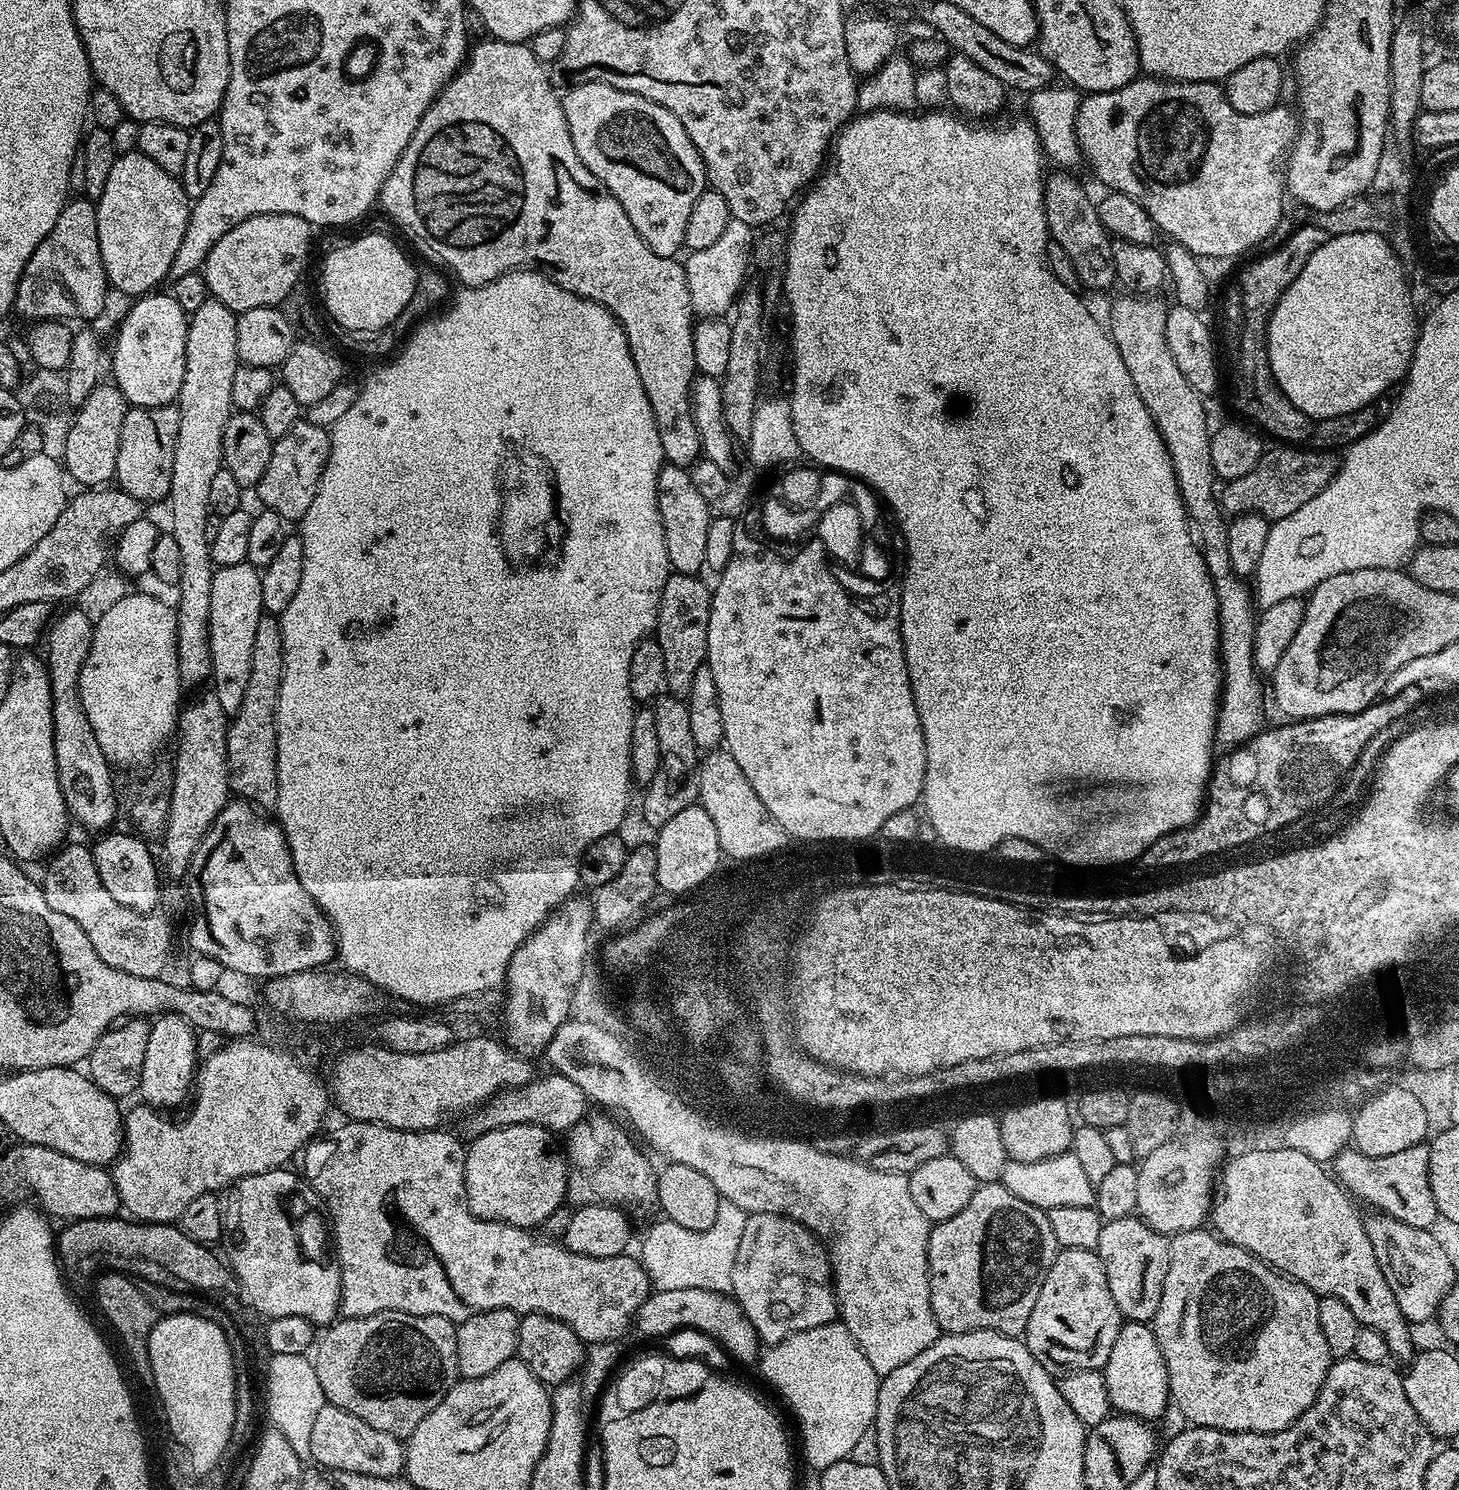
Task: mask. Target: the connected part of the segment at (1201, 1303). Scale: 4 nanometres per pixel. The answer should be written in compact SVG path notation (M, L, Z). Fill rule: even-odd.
M1207 1227L1192 1228L1189 1232L1178 1232L1170 1240L1170 1270L1166 1270L1166 1282L1162 1286L1162 1302L1158 1302L1156 1316L1150 1321L1152 1333L1156 1336L1166 1362L1168 1394L1174 1408L1185 1416L1189 1425L1197 1428L1213 1428L1223 1432L1281 1432L1295 1422L1299 1416L1318 1398L1322 1382L1326 1378L1333 1357L1326 1338L1322 1335L1322 1322L1318 1322L1320 1297L1310 1286L1293 1280L1290 1276L1259 1260L1254 1254L1226 1242Z

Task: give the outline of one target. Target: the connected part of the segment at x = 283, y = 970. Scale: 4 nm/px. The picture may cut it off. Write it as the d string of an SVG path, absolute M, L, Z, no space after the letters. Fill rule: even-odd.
M229 799L210 830L202 838L198 850L188 867L186 885L188 900L192 903L192 936L196 939L197 953L215 956L229 973L241 972L244 976L289 976L299 972L323 969L337 955L336 934L328 915L306 894L306 886L298 882L292 865L292 855L283 830L275 819L261 814L248 801ZM224 920L240 927L240 952L220 952L224 948Z

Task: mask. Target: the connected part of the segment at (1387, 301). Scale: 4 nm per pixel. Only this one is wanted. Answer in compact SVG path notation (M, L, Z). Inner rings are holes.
M1351 230L1344 232L1341 236L1329 235L1328 240L1314 254L1310 254L1310 262L1302 266L1302 274L1290 282L1290 286L1280 296L1280 301L1272 307L1272 313L1268 315L1268 327L1266 329L1266 351L1268 353L1268 365L1286 398L1302 410L1302 414L1312 417L1313 421L1322 420L1335 421L1337 418L1351 417L1360 408L1375 405L1376 399L1387 390L1391 384L1399 385L1404 377L1408 375L1408 367L1412 356L1416 352L1416 338L1418 335L1418 316L1416 320L1416 308L1412 305L1412 292L1408 289L1408 280L1404 277L1405 265L1396 257L1384 237L1377 232L1359 232Z

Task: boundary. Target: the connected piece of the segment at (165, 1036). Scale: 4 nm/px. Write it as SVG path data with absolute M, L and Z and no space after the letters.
M177 1012L163 1013L151 1021L150 1042L146 1042L146 1059L142 1061L142 1078L138 1096L145 1105L157 1110L167 1110L184 1099L189 1099L194 1077L198 1072L196 1054L197 1029L186 1022Z

